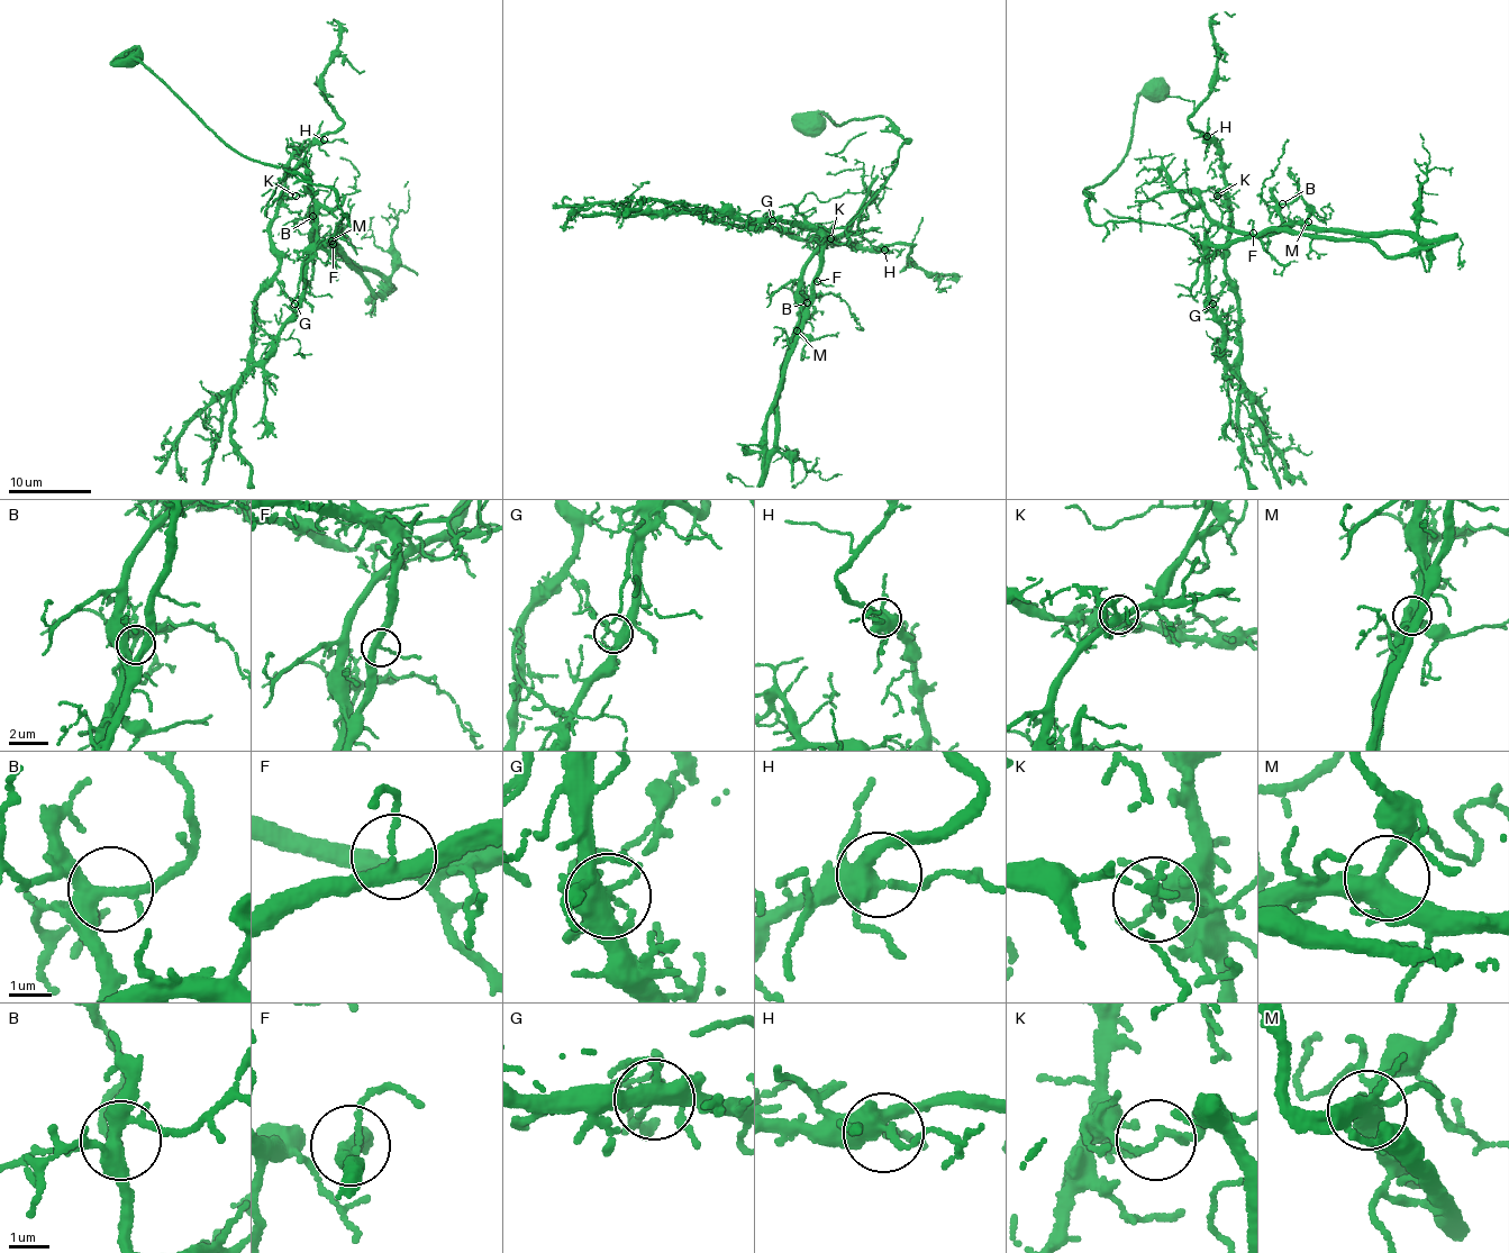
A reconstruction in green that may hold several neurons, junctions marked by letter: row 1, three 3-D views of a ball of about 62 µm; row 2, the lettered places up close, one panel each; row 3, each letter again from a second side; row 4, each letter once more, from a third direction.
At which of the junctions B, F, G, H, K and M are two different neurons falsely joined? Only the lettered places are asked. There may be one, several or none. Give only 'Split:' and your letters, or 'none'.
Split: G, K

